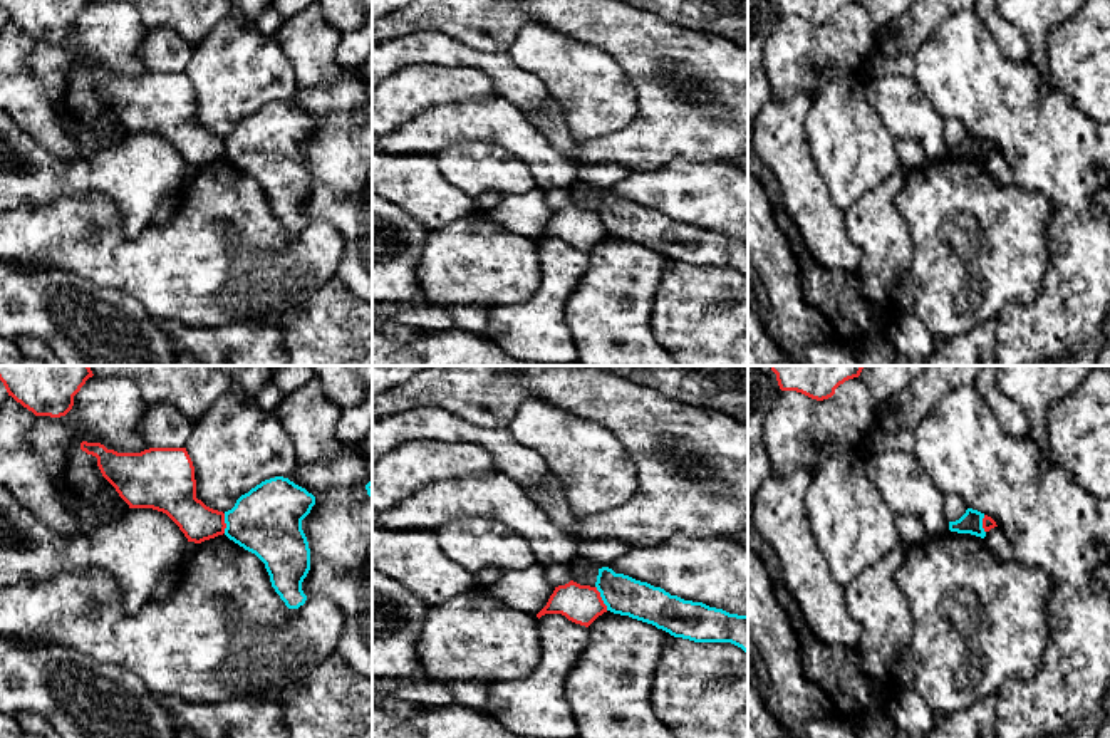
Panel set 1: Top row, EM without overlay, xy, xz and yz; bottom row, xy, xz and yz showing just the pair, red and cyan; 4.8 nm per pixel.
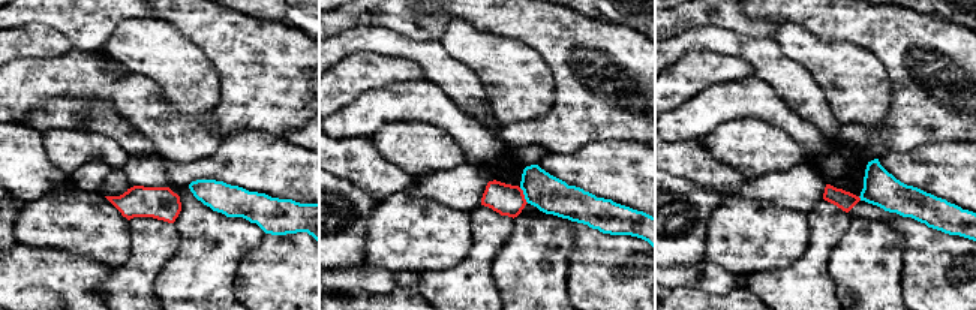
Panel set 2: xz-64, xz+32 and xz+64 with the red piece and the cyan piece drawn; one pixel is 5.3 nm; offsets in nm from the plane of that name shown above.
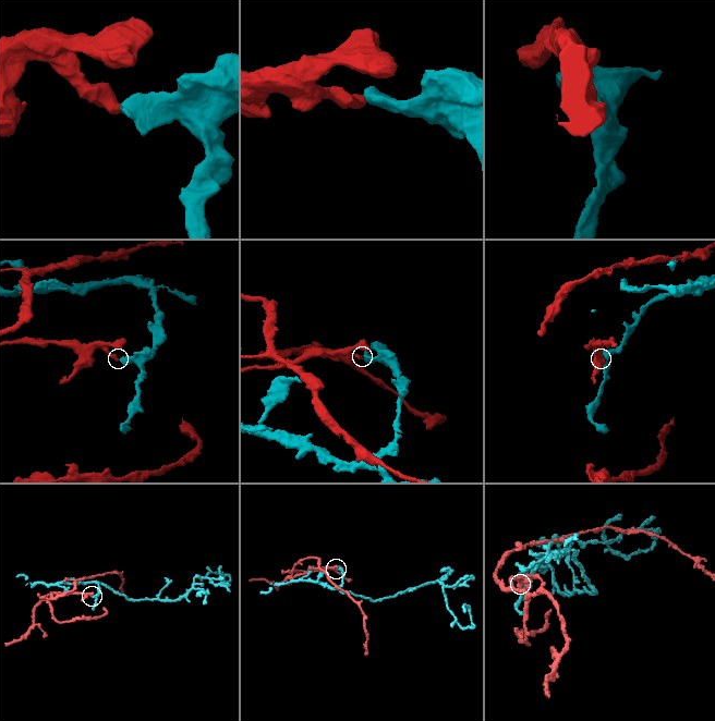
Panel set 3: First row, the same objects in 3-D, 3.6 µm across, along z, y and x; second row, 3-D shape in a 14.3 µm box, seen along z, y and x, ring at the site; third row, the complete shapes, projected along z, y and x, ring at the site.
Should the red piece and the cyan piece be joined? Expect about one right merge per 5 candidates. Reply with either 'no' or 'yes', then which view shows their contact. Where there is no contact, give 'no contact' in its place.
no | xz

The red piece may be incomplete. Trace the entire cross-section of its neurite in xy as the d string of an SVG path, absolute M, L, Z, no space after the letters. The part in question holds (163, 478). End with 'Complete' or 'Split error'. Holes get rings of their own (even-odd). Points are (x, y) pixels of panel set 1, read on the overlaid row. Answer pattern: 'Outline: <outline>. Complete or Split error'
Outline: M80 443L97 458L102 476L129 508L166 513L188 542L201 543L225 533L225 513L196 498L195 466L186 448L149 448L117 453L101 443Z. Complete

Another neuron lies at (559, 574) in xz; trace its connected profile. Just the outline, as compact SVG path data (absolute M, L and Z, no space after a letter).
M557 562L545 565L545 577L555 587L565 585L572 580L572 567L567 562Z

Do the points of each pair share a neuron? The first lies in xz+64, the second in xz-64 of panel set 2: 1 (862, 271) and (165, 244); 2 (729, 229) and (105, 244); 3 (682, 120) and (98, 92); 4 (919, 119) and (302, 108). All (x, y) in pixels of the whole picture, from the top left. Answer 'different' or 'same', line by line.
1: different
2: same
3: different
4: same

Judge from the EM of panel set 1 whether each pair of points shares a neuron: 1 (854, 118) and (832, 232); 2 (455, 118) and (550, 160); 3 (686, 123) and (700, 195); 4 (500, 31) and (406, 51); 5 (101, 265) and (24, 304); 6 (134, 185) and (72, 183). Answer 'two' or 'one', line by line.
1: two
2: one
3: two
4: two
5: two
6: one

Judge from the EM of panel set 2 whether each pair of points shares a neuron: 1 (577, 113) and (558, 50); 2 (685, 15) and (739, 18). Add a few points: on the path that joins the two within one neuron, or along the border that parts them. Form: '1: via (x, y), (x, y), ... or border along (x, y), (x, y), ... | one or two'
1: via (577, 98), (577, 86), (561, 65) | one
2: via (699, 15), (726, 17) | one

